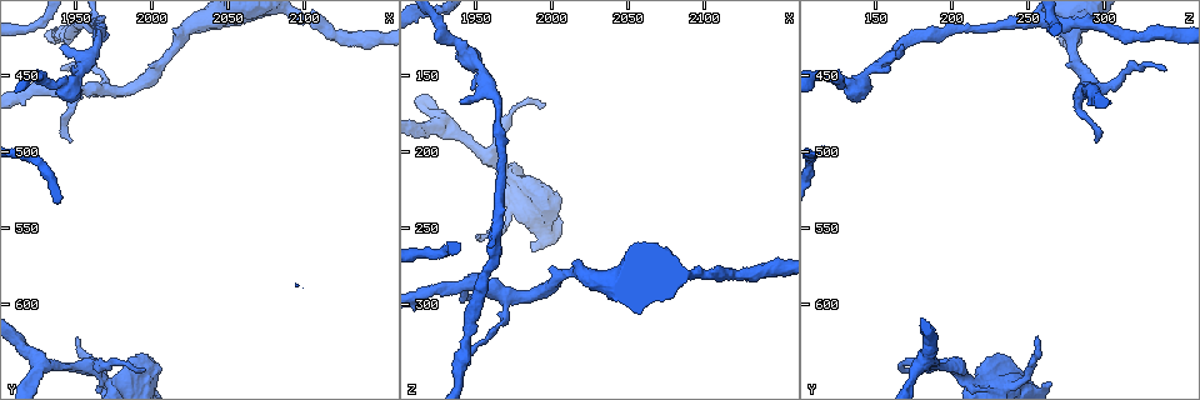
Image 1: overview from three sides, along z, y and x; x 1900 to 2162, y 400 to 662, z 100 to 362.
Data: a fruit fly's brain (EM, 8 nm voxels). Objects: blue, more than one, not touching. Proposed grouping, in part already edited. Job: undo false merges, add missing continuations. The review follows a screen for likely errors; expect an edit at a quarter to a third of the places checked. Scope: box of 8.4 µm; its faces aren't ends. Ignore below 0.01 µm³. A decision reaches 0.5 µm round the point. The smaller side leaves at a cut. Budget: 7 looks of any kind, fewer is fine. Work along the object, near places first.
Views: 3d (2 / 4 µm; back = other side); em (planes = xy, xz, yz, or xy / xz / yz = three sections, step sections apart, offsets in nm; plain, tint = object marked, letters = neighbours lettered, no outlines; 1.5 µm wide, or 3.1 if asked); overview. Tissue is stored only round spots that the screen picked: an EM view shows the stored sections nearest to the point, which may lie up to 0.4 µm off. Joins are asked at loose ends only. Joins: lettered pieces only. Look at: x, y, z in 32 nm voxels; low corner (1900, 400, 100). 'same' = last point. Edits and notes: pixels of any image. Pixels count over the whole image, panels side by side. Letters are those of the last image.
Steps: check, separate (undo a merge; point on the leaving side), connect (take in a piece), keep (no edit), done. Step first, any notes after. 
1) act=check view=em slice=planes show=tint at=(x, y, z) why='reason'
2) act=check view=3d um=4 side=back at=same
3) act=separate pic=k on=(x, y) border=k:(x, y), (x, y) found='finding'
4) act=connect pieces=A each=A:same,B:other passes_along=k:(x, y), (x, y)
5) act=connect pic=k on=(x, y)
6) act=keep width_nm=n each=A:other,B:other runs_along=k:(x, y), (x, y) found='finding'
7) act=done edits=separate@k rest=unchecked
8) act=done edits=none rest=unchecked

act=check view=em slice=xz step=8 show=tint at=(1958, 640, 204)

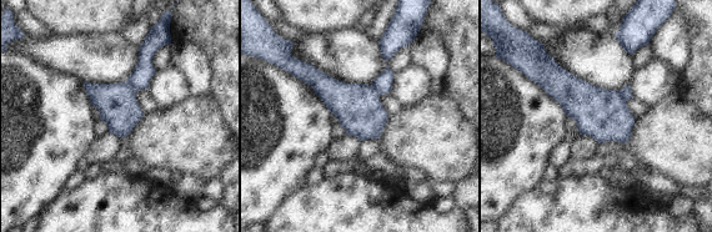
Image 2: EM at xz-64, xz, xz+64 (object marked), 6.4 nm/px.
act=check view=em slice=planes show=letters at=same why='another direction'

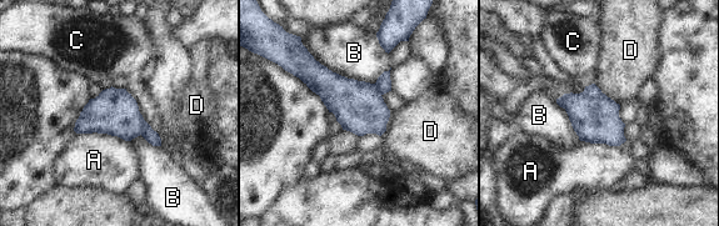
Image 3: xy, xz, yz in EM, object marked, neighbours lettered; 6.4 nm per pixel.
act=separate pic=3 on=(114, 111) width_nm=300 each=A:other,B:other,C:other,D:other border=3:(145, 121), (140, 134) found='a second cell is stuck on'

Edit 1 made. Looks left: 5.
act=check view=overview why='see it whole again'

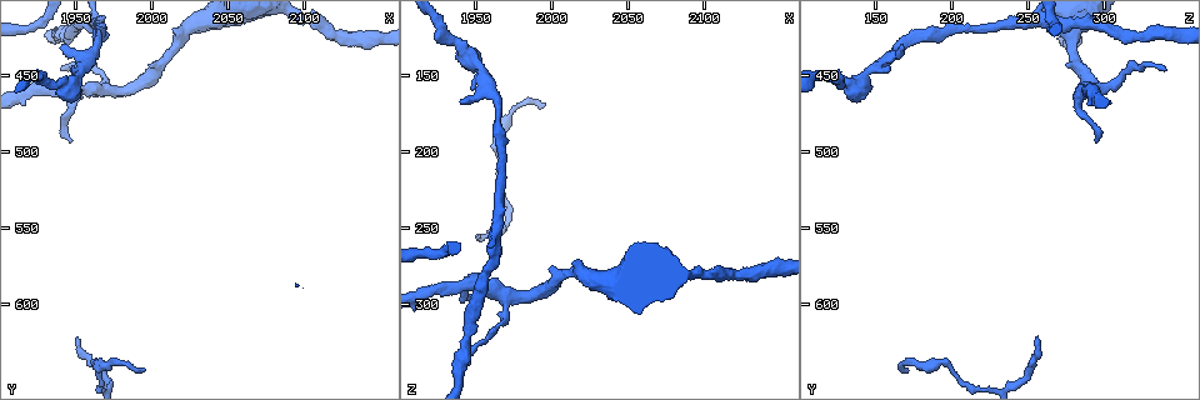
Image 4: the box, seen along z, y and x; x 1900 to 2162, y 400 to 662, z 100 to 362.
act=check view=em slice=planes show=letters at=(1946, 492, 296) why='free end'

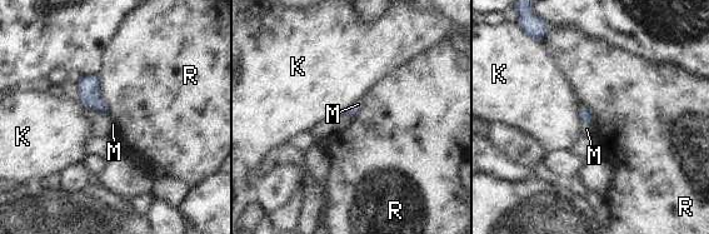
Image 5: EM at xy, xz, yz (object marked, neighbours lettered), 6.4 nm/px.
act=connect pieces=M each=K:other,M:same,R:other passes_along=5:(585, 115), (585, 122), (587, 129) found='it goes on there'

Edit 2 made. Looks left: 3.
act=check view=3d um=4 side=back at=(1940, 432, 168) why='an open end'

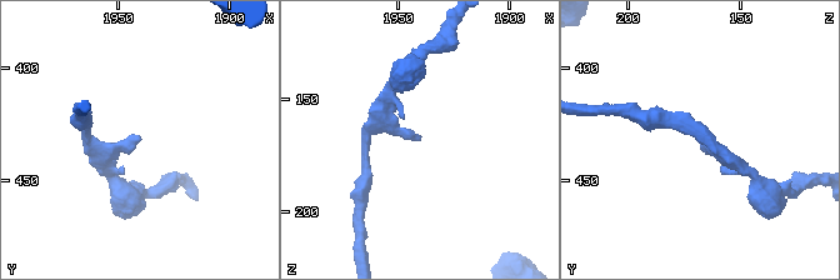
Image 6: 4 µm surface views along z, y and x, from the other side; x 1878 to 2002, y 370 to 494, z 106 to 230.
act=check view=em slice=planes show=letters at=(1940, 431, 169)

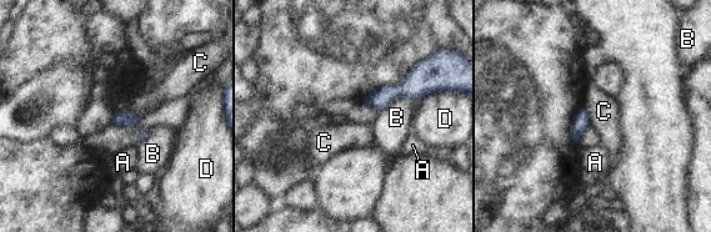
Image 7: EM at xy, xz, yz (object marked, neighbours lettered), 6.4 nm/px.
act=keep each=A:other,B:other,C:other,D:other border=7:(114, 112), (130, 111), (140, 117) found='none of them fits'

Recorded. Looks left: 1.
act=done edits=separate@3,connect@5 rest=unchecked

